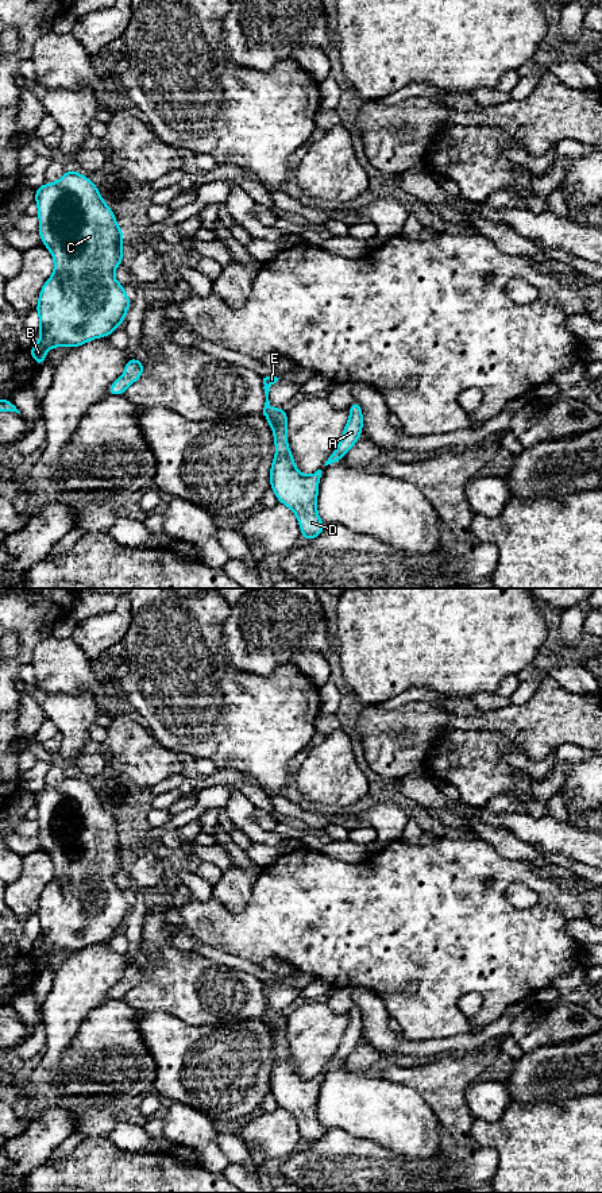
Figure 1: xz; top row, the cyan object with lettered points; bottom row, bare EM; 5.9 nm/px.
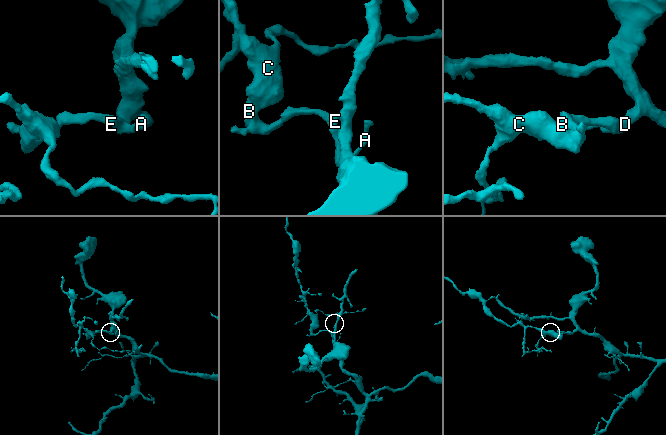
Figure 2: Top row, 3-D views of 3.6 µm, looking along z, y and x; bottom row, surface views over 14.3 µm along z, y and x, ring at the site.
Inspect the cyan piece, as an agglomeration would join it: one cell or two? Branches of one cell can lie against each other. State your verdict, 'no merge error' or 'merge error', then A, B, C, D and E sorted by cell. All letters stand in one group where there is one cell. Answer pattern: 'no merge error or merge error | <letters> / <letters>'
no merge error | A B C D E

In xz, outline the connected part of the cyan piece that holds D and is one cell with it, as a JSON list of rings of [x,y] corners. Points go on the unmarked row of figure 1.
[[[277,981],[263,982],[266,1007],[263,1020],[274,1036],[275,1061],[270,1072],[270,1092],[279,1108],[292,1113],[301,1132],[302,1146],[319,1142],[325,1128],[317,1119],[317,1099],[321,1074],[312,1080],[302,1080],[294,1069],[288,1049],[288,1018],[282,1012],[270,1012],[269,996],[278,985]]]

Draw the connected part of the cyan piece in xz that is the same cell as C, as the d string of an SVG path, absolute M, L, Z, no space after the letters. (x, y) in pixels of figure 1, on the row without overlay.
M66 775L59 785L35 794L35 807L40 829L38 838L54 864L54 877L43 888L35 912L40 946L28 954L40 972L49 953L76 953L109 941L123 928L131 903L113 881L116 872L124 868L124 837L96 789L78 776Z

